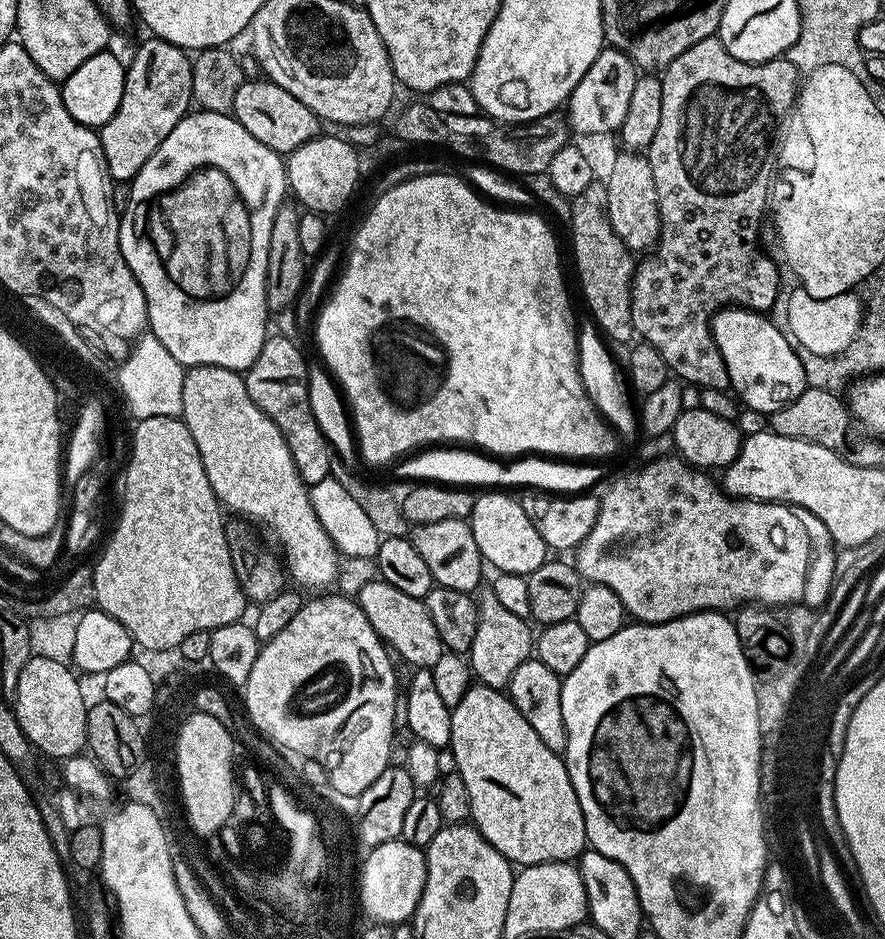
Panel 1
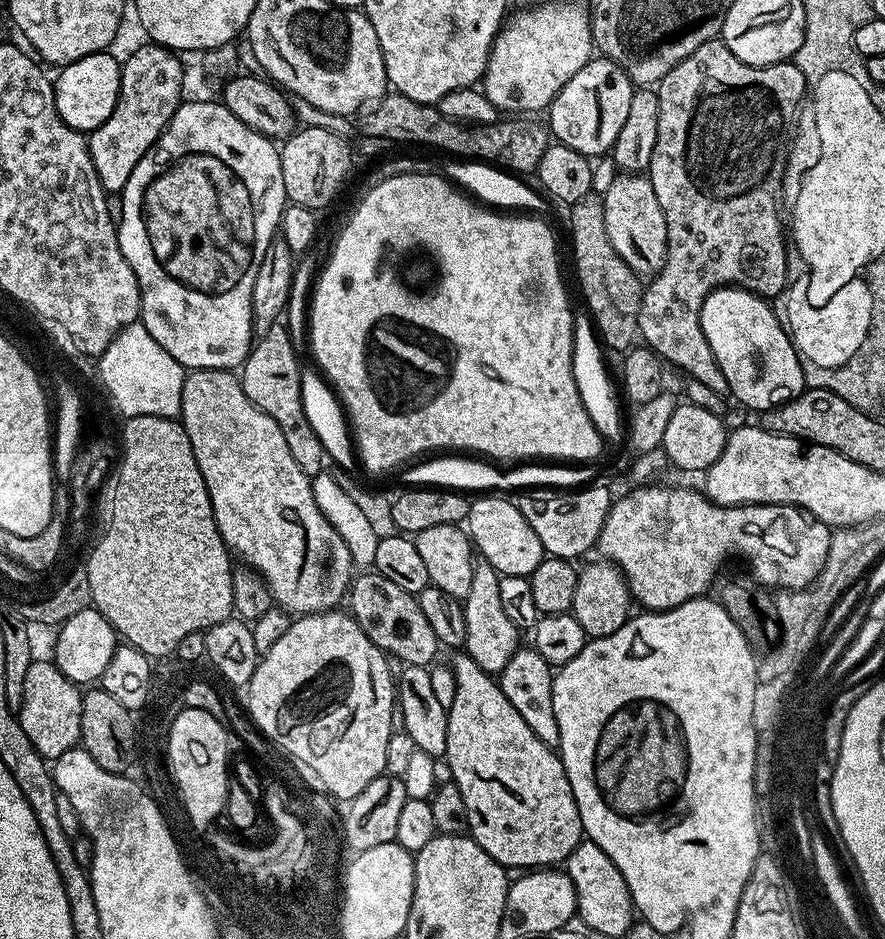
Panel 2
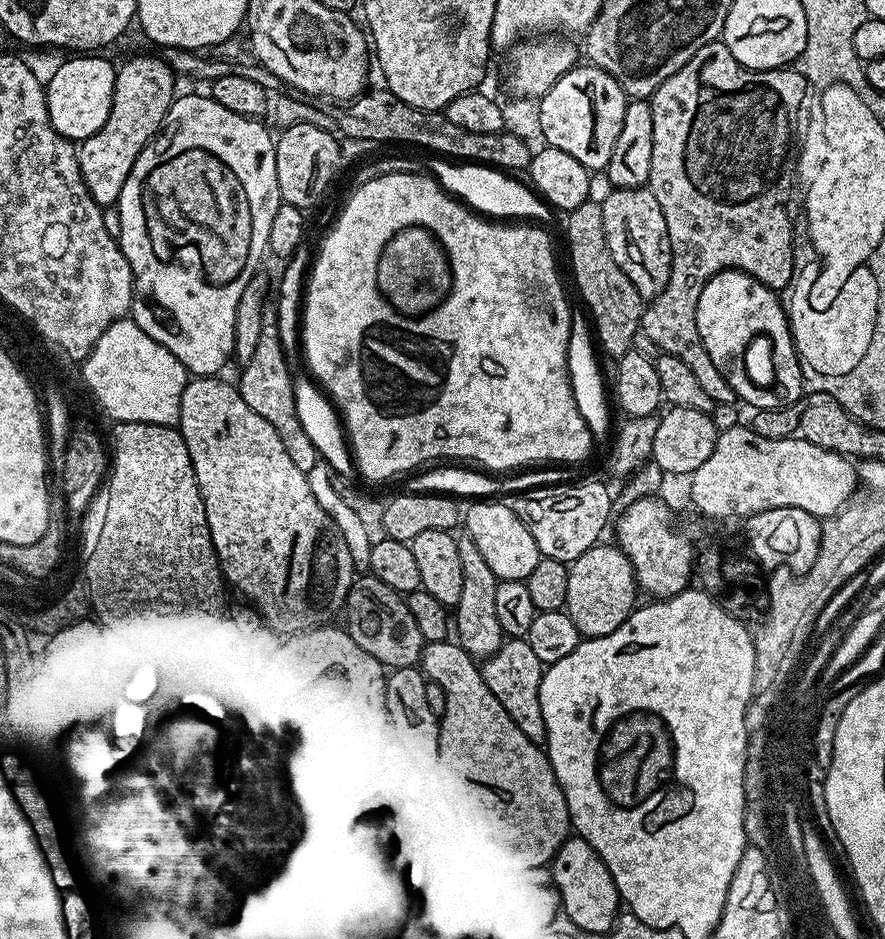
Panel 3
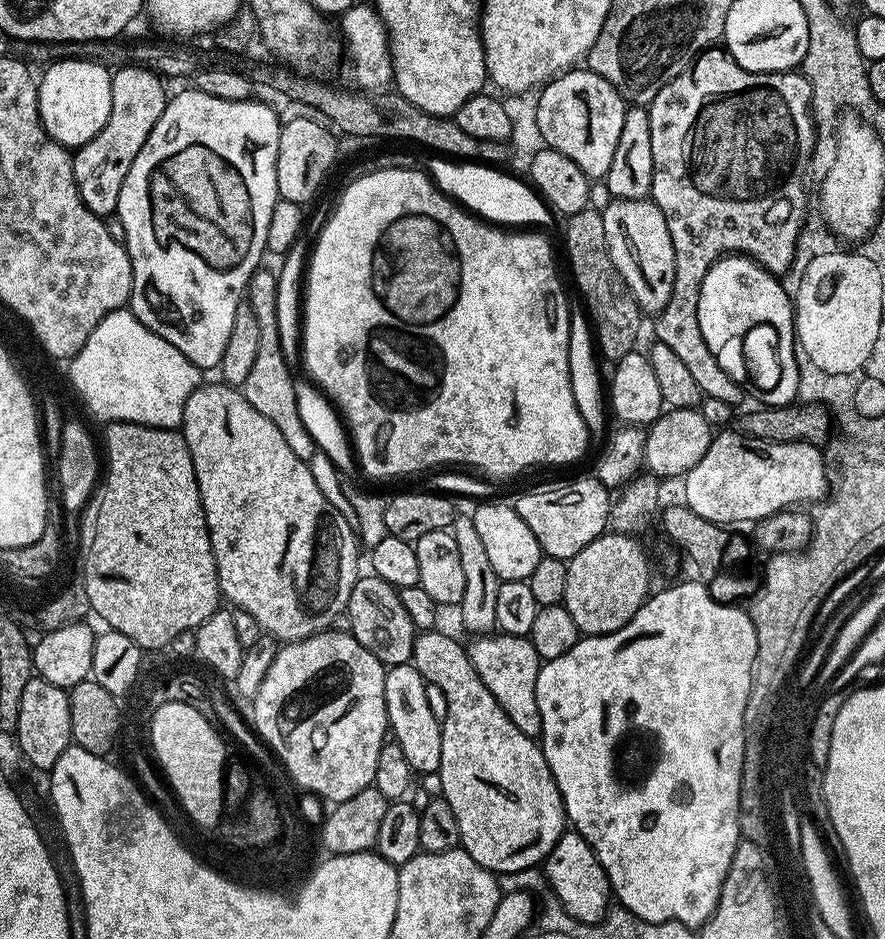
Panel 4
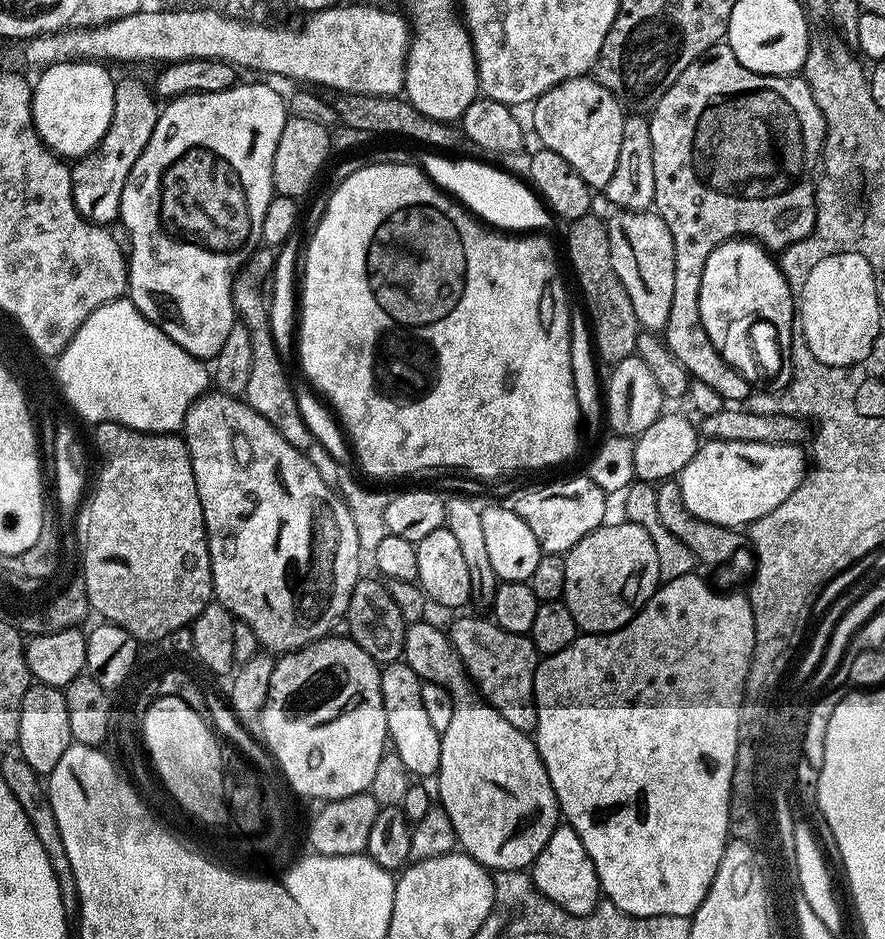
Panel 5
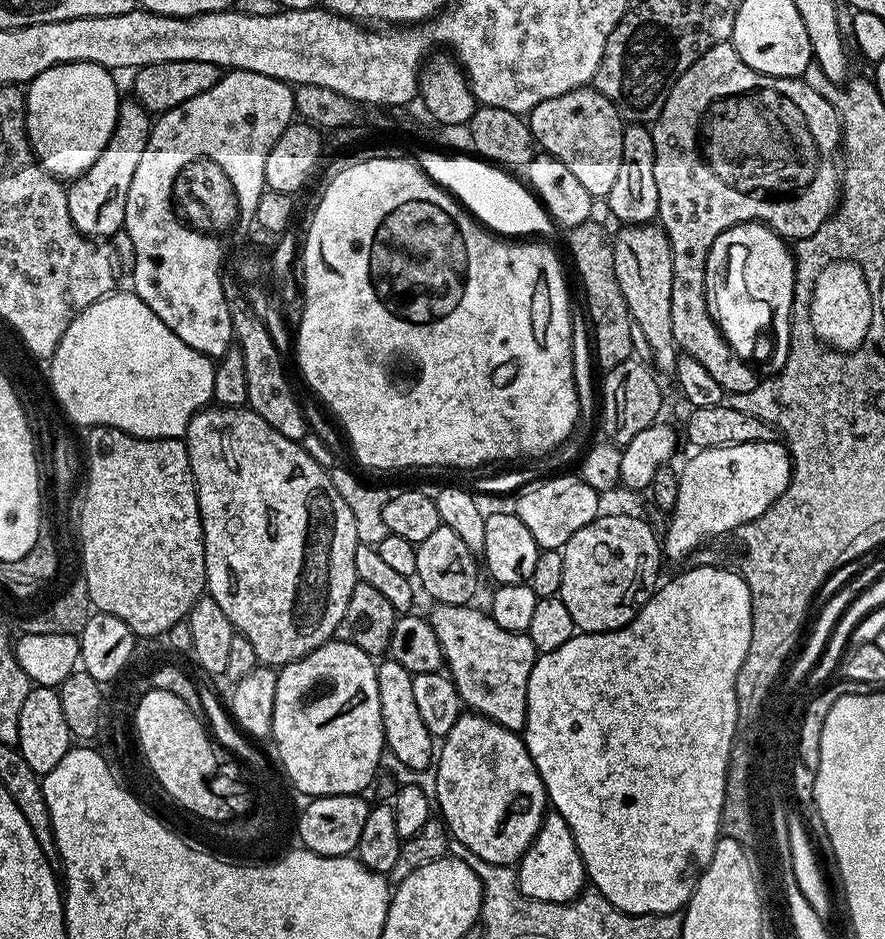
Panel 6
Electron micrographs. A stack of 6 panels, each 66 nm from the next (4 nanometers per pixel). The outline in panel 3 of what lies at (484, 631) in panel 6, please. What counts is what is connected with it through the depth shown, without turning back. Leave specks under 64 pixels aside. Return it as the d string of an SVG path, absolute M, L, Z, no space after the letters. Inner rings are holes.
M508 638L504 644L483 661L482 671L486 686L502 702L506 714L514 718L514 722L526 734L526 738L540 742L547 737L547 728L544 725L542 706L540 705L540 683L544 677L545 665L541 664L538 654L530 650L527 639Z

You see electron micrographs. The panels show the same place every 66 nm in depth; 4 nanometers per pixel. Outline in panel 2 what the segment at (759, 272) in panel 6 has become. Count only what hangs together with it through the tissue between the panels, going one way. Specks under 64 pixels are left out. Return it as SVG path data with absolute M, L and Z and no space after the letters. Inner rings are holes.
M735 286L715 288L706 298L706 302L702 302L700 325L702 334L706 334L706 342L710 342L710 350L714 350L714 358L722 374L726 374L728 391L737 405L744 405L746 409L759 414L793 400L804 391L806 369L800 365L791 335L786 331L785 325L780 324L776 309L765 297L755 296L754 293Z

